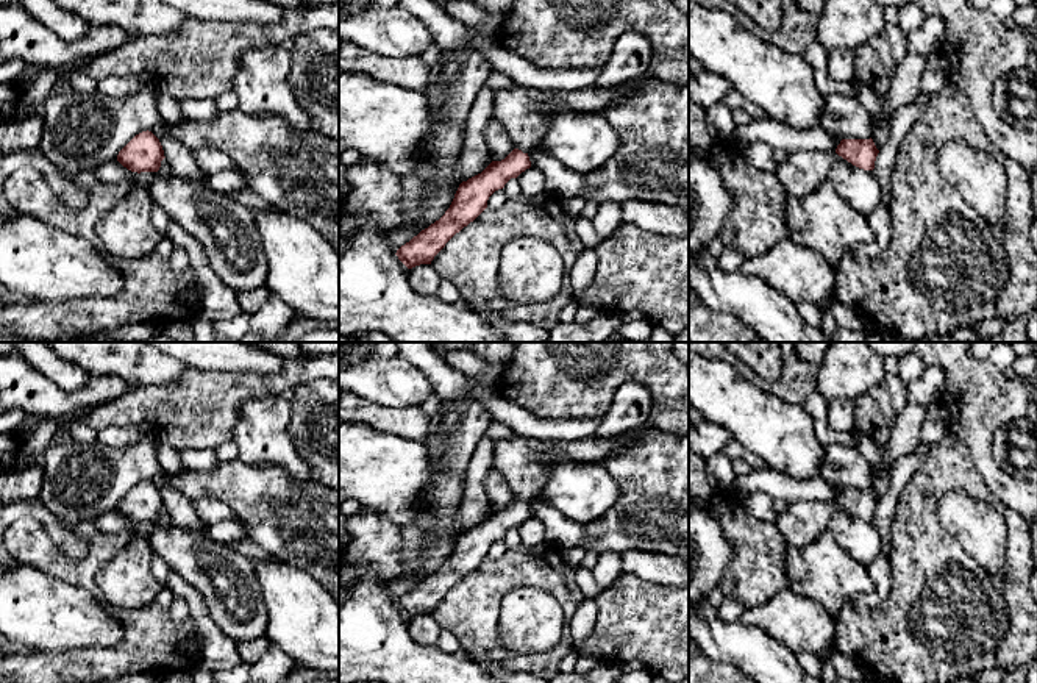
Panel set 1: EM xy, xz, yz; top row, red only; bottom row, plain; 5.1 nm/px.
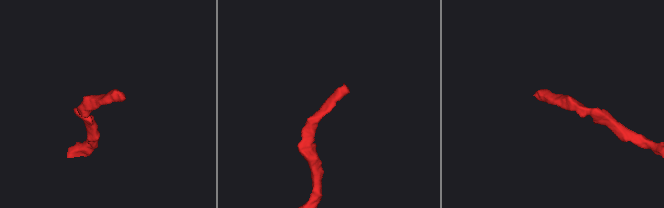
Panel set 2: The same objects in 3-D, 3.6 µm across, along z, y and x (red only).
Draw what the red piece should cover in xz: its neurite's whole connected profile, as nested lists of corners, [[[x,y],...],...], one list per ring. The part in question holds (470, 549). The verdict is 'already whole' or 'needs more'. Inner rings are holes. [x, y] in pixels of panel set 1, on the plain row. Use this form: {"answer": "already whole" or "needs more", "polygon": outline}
{"answer": "needs more", "polygon": [[[636,430],[608,439],[543,441],[515,434],[494,442],[490,467],[508,480],[514,500],[501,511],[492,511],[481,524],[462,531],[445,564],[397,600],[398,610],[412,619],[431,614],[445,594],[473,572],[489,547],[531,517],[528,502],[543,488],[550,463],[565,456],[575,463],[600,464],[620,445],[633,439]]]}

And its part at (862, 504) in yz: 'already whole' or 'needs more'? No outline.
needs more

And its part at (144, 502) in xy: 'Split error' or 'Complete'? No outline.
Complete

